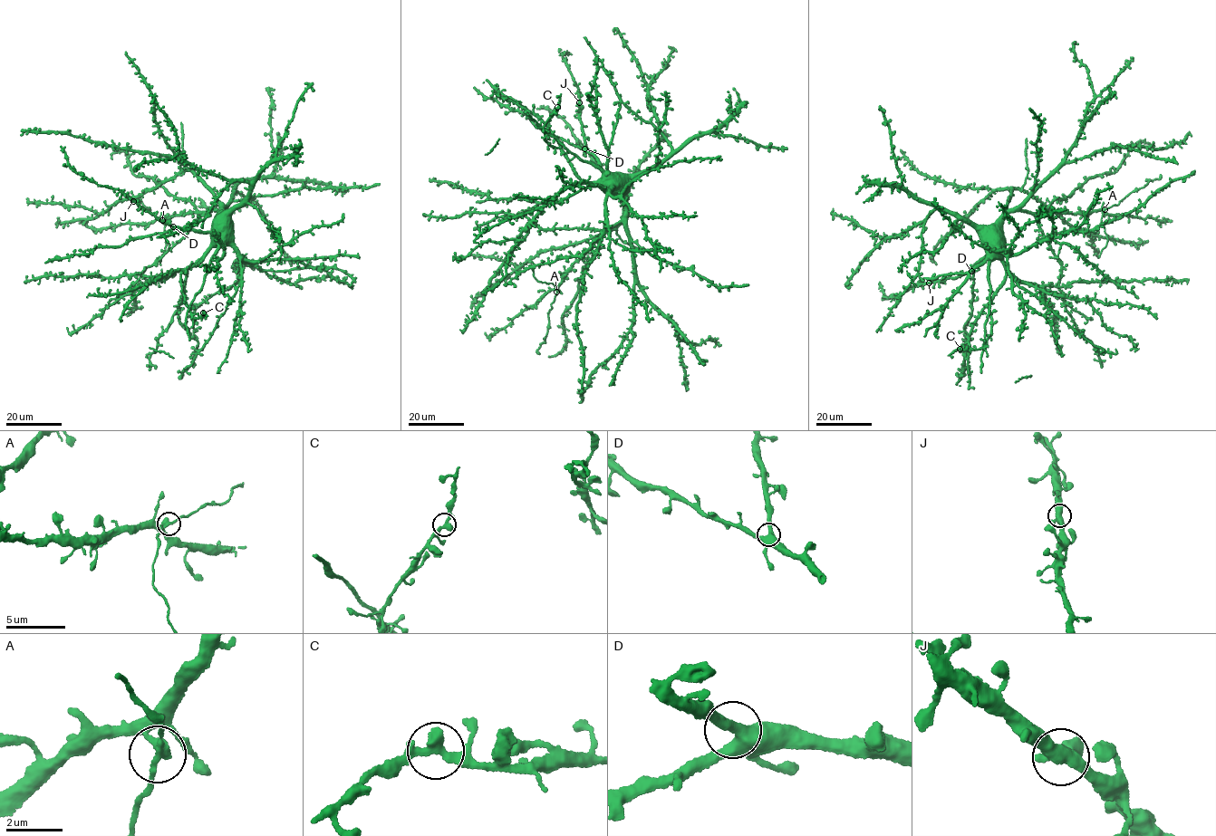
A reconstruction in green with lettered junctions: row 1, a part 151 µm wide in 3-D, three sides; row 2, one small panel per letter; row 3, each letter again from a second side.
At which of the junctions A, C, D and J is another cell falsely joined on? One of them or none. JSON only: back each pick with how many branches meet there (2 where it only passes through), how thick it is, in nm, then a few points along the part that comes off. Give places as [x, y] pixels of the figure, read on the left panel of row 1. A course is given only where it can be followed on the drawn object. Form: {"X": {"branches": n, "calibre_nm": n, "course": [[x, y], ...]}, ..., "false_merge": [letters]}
{"false_merge": []}

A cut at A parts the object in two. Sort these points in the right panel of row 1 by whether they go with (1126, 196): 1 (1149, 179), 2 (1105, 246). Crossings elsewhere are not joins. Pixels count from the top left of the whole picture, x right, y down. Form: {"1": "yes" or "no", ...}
{"1": "yes", "2": "yes"}

